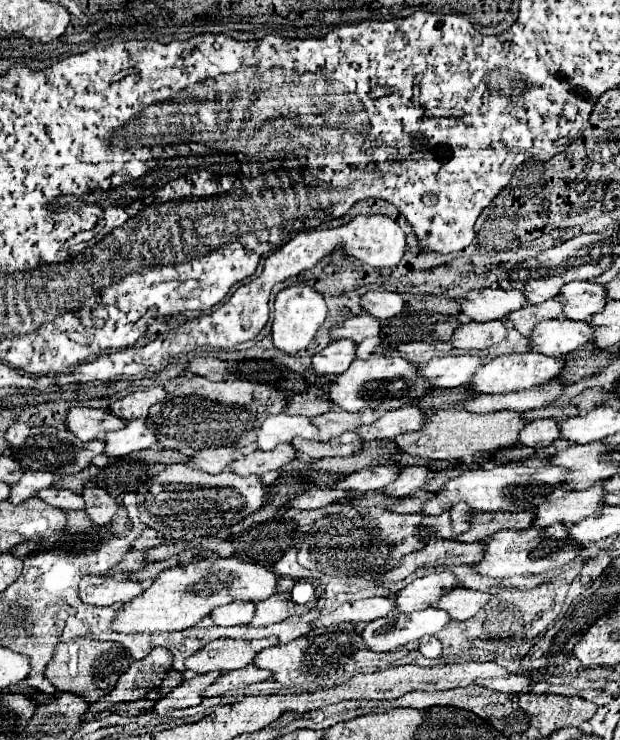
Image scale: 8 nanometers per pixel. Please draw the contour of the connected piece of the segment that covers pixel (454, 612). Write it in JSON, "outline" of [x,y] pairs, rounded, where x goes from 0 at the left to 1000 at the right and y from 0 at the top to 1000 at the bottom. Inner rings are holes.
{"outline":[[[732,793],[732,799],[723,799],[723,804],[716,804],[716,809],[710,809],[703,820],[723,826],[729,839],[752,839],[787,815],[787,807],[787,801]]]}

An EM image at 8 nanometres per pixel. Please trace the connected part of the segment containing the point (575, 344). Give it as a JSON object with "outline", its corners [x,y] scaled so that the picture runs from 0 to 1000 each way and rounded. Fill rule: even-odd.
{"outline":[[[887,431],[865,436],[852,455],[852,466],[874,480],[903,482],[945,466],[952,458],[955,445],[948,442],[948,436],[919,431]]]}

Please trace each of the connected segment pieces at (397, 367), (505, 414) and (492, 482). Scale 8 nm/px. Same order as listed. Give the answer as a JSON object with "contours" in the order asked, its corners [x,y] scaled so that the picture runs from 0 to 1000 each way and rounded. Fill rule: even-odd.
{"contours":[[[[600,480],[597,485],[571,485],[558,504],[542,507],[529,526],[529,542],[545,547],[555,555],[581,555],[587,550],[597,553],[645,553],[661,545],[661,539],[681,536],[690,528],[690,518],[671,507],[671,496],[648,482],[619,482]]],[[[719,553],[687,558],[684,577],[671,585],[645,588],[635,593],[648,612],[661,612],[681,620],[745,620],[771,609],[797,609],[810,604],[826,604],[835,599],[835,585],[845,577],[839,558],[832,555],[800,555],[800,558],[758,558],[748,553]]],[[[803,628],[797,634],[752,636],[732,647],[726,647],[710,664],[703,664],[703,669],[681,682],[677,693],[681,696],[710,696],[716,688],[739,682],[739,680],[752,680],[758,685],[758,691],[765,691],[765,693],[771,693],[771,691],[777,691],[777,693],[848,691],[848,688],[865,685],[865,680],[874,680],[877,669],[884,669],[884,664],[890,664],[890,658],[897,658],[903,653],[906,642],[910,642],[910,634],[894,631],[894,628],[881,628],[871,634],[855,634],[845,628]]]]}

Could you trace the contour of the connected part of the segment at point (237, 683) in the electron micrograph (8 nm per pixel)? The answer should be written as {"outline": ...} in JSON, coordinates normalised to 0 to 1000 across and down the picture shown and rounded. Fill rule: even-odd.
{"outline":[[[400,899],[394,904],[381,904],[381,907],[365,907],[329,934],[329,942],[348,942],[348,939],[358,939],[361,934],[387,931],[387,928],[397,928],[406,923],[419,923],[435,915],[439,915],[439,909],[406,901],[406,899]]]}

